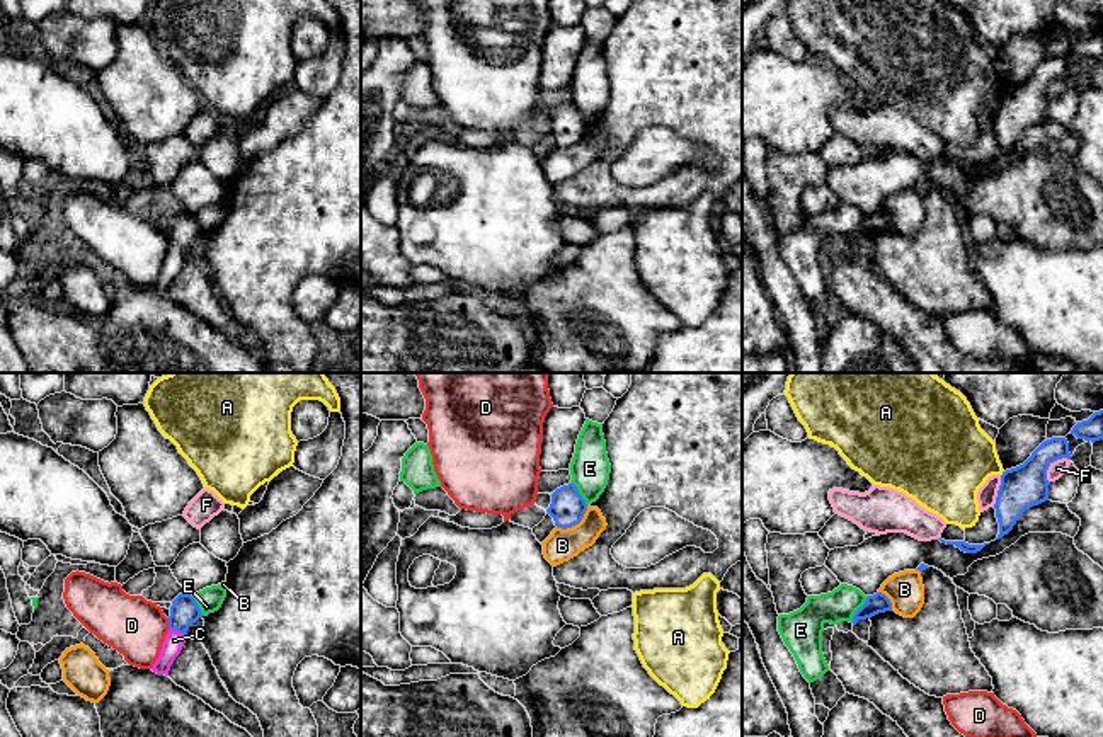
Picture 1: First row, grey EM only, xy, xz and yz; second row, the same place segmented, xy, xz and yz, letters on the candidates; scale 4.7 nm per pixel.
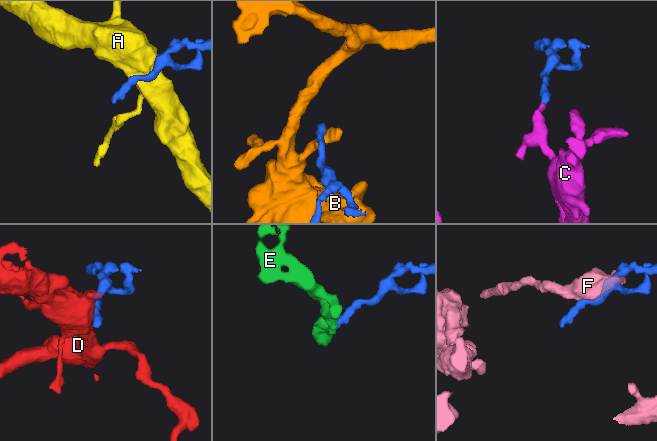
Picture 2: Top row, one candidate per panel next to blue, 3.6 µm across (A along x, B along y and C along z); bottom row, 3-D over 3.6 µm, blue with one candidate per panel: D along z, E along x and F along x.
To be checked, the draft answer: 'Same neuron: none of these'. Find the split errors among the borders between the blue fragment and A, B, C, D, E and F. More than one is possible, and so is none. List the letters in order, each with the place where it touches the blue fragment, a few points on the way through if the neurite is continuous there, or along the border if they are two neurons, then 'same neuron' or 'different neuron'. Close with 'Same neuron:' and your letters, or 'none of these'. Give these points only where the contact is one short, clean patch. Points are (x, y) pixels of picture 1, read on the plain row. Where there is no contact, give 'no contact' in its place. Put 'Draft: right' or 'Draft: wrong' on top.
Draft: wrong
A: meets blue in yz at (1003, 92); border along yz (1003, 89), (1001, 94); different neuron
B: meets blue in xz at (576, 142); border along xz (588, 125), (577, 142), (557, 147); different neuron
C: meets blue in xy at (179, 251); runs through xy (184, 230), (179, 239), (179, 251), (174, 259); same neuron
D: meets blue in xy at (169, 242); border along xy (167, 237), (171, 247); different neuron
E: meets blue in yz at (858, 228); border along yz (868, 215), (851, 240); different neuron
F: meets blue in yz at (1052, 80); different neuron
Same neuron: C

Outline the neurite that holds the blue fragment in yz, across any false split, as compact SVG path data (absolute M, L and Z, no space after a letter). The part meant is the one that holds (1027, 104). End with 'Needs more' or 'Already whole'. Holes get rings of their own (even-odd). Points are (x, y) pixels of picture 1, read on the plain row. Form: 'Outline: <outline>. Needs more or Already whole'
Outline: M1052 56L1043 60L1023 83L1003 90L994 123L999 141L996 158L1008 153L1026 128L1049 119L1047 89L1062 77L1072 77L1069 61L1066 56Z. Already whole

